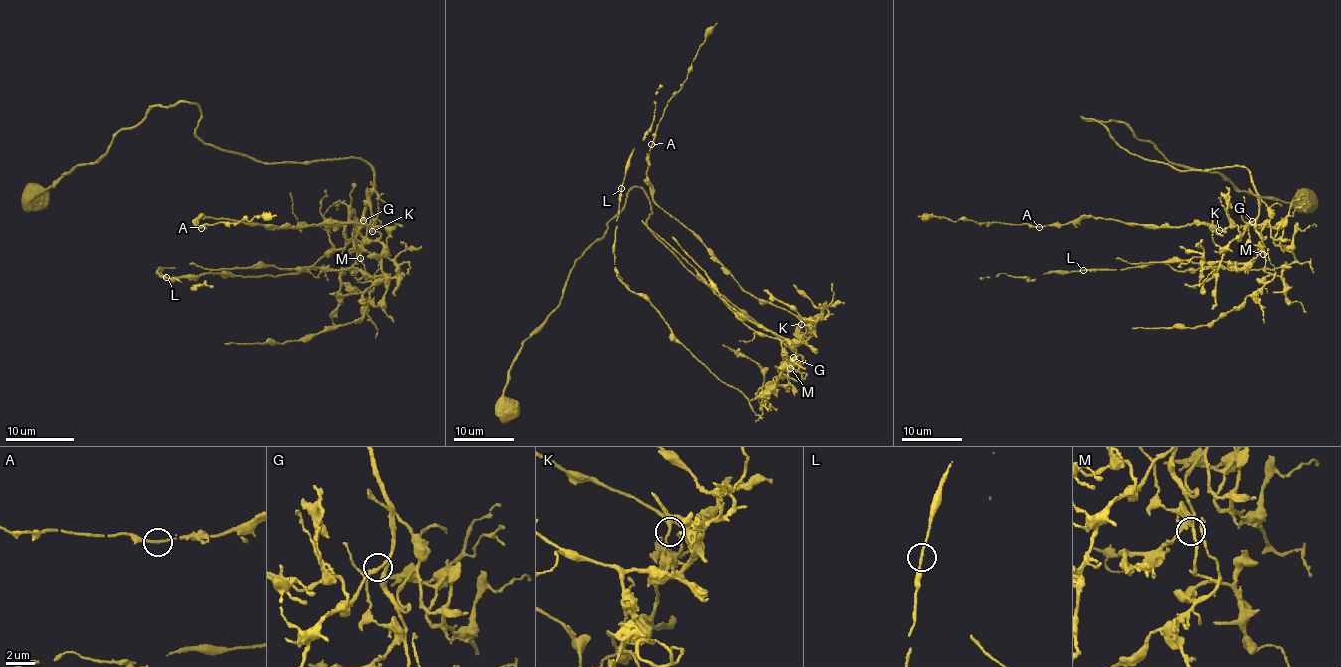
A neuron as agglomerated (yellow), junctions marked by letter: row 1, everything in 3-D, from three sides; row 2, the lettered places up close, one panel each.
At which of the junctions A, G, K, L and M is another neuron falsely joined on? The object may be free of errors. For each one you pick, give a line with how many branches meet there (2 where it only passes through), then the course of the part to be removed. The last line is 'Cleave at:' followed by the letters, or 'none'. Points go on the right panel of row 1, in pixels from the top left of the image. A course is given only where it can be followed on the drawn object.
Cleave at: none

